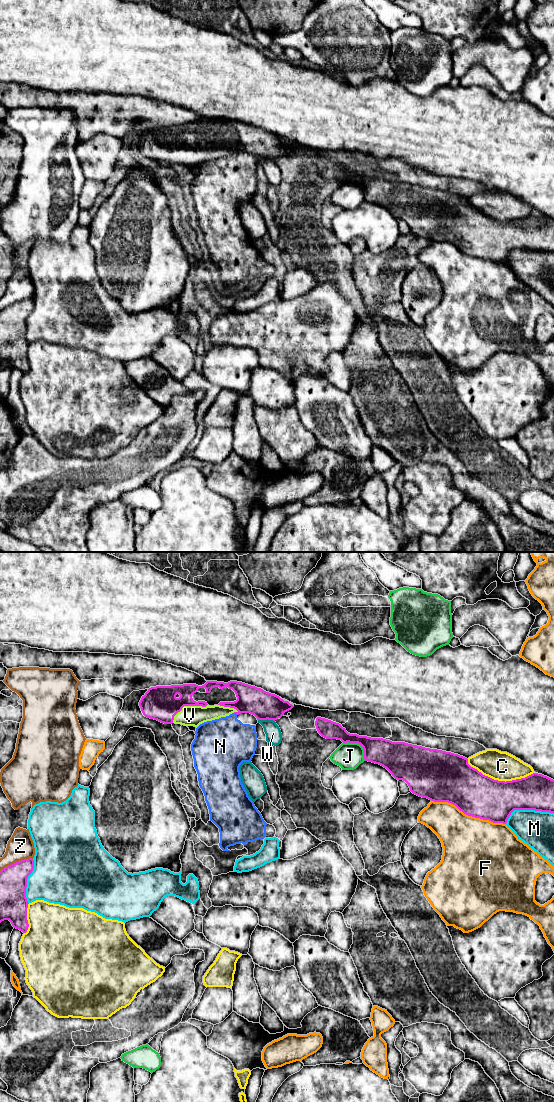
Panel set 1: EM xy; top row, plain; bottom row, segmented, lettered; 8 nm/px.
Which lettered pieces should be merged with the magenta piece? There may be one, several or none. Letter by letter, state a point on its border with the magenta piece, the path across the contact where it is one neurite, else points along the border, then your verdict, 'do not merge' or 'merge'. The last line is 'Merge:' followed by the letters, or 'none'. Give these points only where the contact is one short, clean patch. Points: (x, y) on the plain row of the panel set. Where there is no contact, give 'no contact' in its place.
C: contact xy (499, 221); do not merge
F: contact xy (468, 255); do not merge
J: contact xy (359, 183); do not merge
M: contact xy (527, 249); do not merge
N: contact xy (235, 152); do not merge
V: contact xy (187, 145); merge
W: contact xy (266, 159); border xy (258, 159), (272, 159), (274, 161); do not merge
Z: contact xy (16, 302); do not merge
Merge: V

